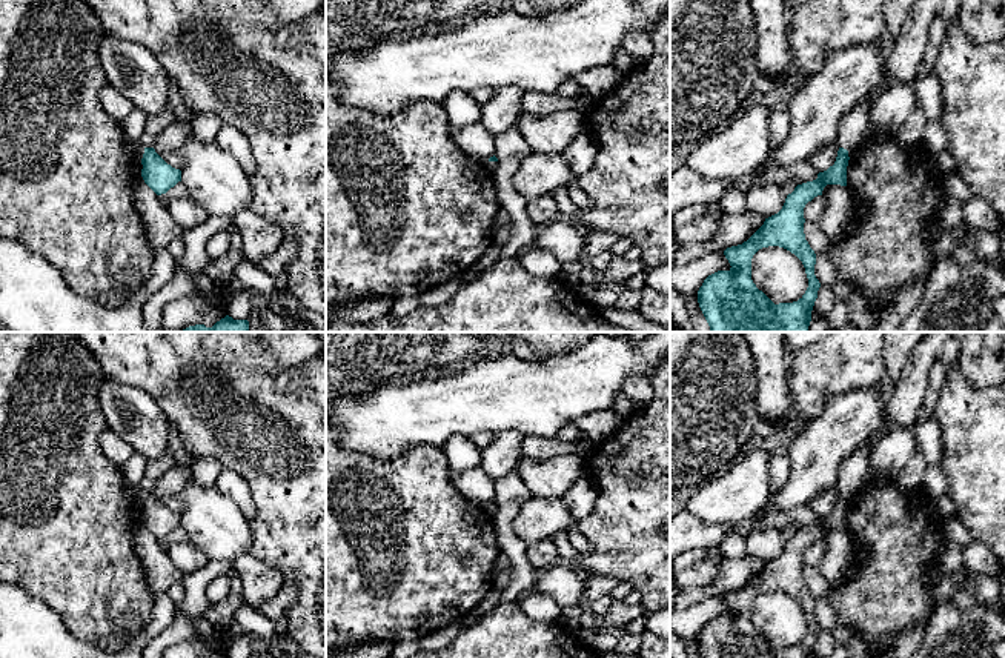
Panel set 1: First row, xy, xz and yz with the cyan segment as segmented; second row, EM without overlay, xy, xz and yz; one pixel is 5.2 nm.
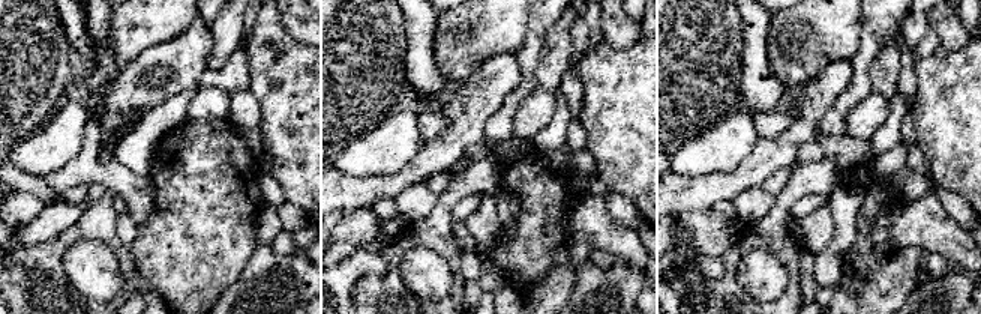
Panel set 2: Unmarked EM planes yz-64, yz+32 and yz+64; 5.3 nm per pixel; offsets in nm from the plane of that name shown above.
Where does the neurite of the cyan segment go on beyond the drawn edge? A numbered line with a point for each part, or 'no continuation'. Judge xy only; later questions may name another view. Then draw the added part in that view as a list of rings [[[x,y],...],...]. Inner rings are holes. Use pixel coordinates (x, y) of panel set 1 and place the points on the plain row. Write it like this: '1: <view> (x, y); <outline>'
1: xy (154, 469); [[[169,447],[168,452],[160,460],[146,464],[143,490],[152,492],[149,484],[157,481],[172,466],[175,466],[175,458],[172,449]]]

